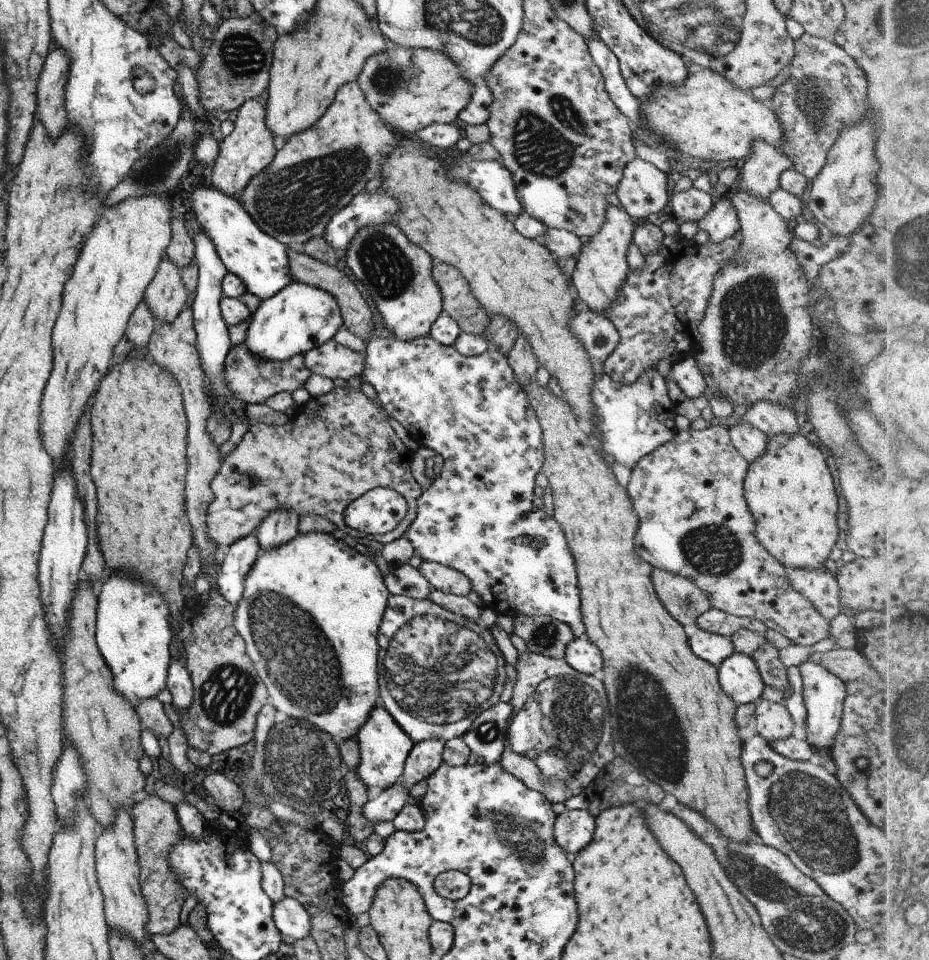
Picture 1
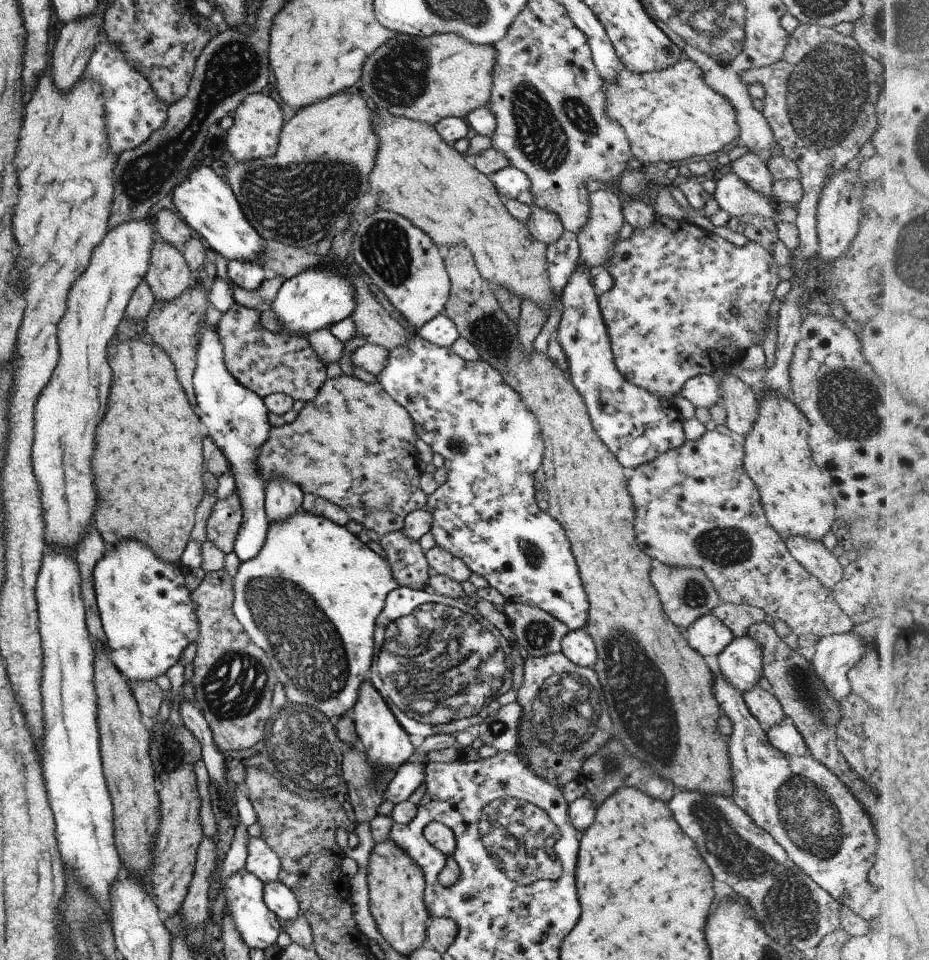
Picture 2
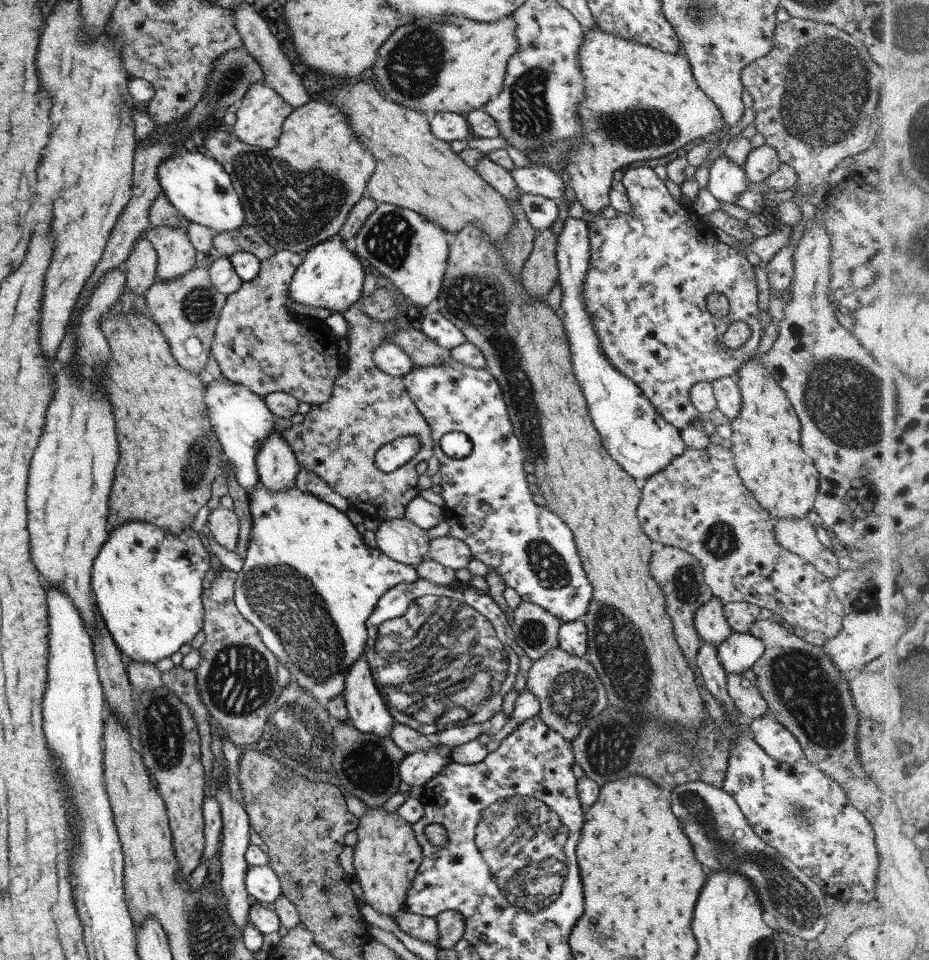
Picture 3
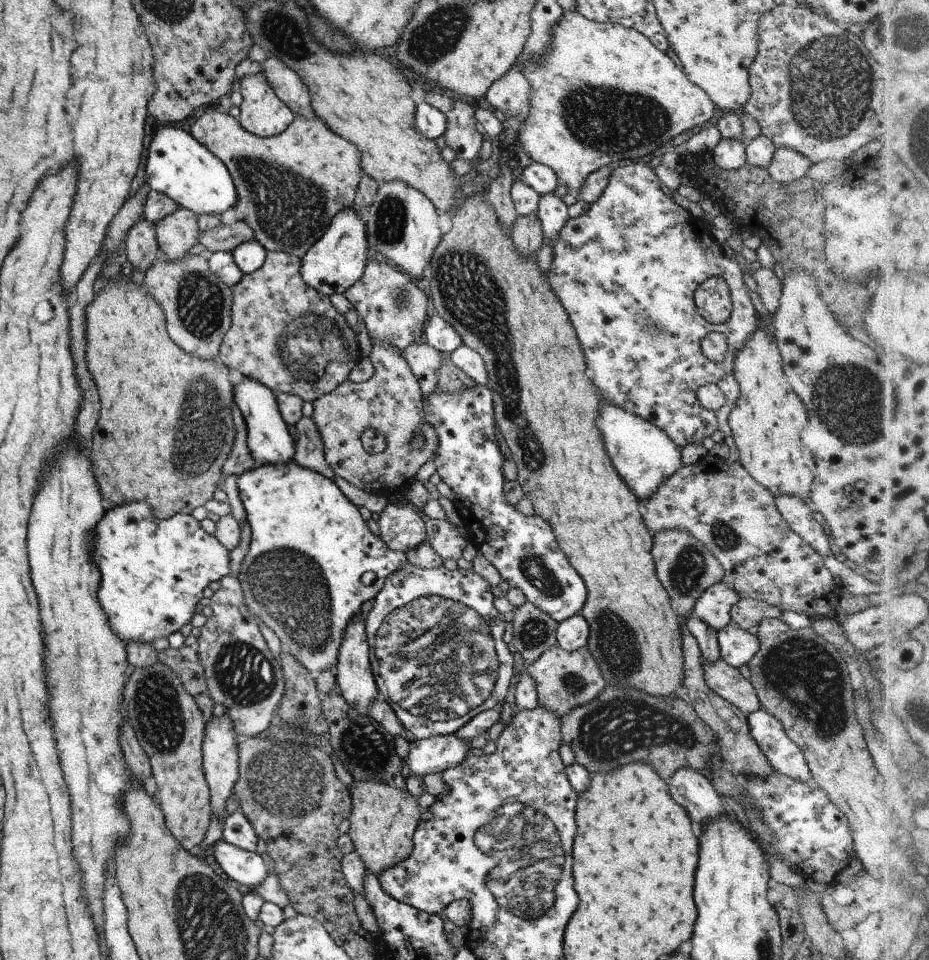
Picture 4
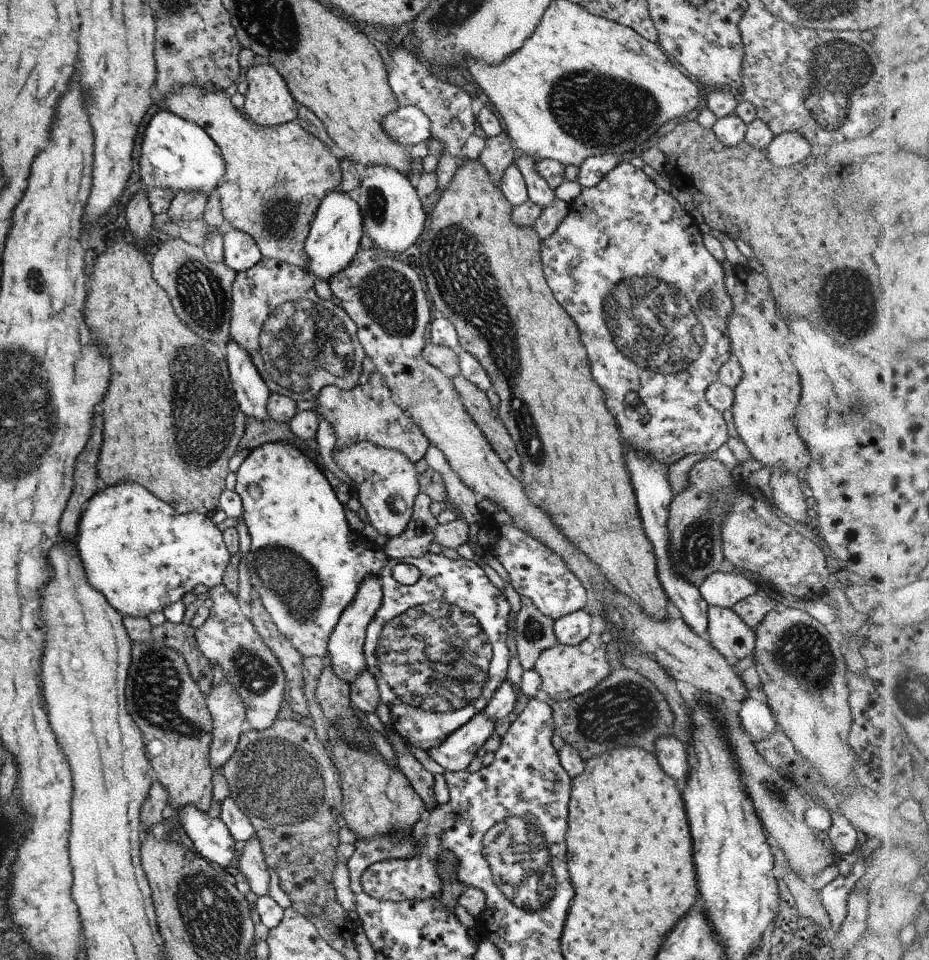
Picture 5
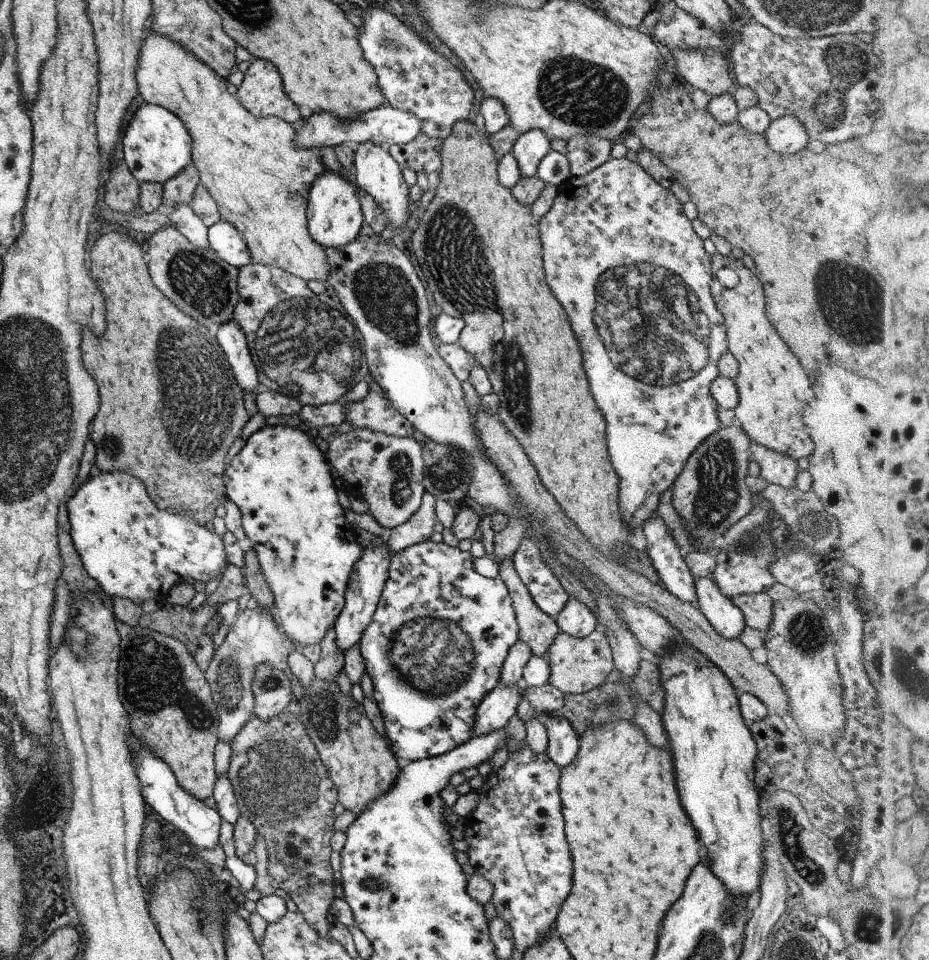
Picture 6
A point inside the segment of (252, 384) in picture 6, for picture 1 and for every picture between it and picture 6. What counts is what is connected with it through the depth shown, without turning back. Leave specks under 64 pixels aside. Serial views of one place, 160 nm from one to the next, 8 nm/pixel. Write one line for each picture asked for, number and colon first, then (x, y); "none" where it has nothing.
1: (280, 526)
2: (282, 499)
3: (276, 466)
4: (268, 441)
5: (250, 392)

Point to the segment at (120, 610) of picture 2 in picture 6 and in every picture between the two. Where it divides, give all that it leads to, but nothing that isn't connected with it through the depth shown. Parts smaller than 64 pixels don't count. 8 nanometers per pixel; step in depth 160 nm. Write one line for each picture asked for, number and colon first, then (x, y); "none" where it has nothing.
3: (146, 585)
4: (151, 571)
5: (139, 553)
6: (133, 550)

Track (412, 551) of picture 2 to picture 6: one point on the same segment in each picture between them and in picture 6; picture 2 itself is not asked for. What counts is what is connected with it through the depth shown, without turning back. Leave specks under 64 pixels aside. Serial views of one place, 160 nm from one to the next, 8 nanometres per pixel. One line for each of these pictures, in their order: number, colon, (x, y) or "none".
3: (402, 541)
4: (400, 527)
5: (385, 483)
6: (386, 470)

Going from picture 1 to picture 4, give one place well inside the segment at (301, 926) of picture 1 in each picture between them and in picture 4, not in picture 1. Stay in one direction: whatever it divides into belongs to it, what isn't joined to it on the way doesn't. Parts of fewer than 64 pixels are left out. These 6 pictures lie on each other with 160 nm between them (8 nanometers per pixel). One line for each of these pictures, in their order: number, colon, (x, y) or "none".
2: (277, 898)
3: (260, 882)
4: (245, 867)

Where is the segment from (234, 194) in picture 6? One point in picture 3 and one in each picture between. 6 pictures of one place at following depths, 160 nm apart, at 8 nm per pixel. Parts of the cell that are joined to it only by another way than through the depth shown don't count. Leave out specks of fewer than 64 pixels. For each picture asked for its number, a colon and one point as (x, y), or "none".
3: (296, 195)
4: (285, 217)
5: (272, 198)

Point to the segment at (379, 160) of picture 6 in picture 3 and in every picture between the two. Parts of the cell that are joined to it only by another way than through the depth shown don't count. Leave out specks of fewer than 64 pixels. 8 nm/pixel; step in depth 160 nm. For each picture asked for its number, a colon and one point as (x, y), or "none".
3: (410, 251)
4: (400, 224)
5: (393, 218)

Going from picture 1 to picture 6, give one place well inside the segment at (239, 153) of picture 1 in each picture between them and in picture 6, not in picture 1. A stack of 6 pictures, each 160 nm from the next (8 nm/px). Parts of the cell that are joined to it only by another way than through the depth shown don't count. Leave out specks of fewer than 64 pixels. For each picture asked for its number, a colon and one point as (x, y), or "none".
2: (257, 121)
3: (258, 120)
4: (262, 113)
5: (267, 102)
6: (260, 93)

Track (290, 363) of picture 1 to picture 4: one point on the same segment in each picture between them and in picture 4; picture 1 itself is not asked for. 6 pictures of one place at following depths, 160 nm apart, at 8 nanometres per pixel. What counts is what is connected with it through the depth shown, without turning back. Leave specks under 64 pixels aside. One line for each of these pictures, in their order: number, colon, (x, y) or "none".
2: (264, 362)
3: (257, 343)
4: (263, 301)

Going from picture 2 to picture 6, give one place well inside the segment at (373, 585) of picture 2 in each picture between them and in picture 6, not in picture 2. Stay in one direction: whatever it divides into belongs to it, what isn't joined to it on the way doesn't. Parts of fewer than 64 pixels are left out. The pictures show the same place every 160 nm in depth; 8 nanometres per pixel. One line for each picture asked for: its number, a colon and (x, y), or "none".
3: (307, 584)
4: (301, 575)
5: (304, 563)
6: (281, 483)

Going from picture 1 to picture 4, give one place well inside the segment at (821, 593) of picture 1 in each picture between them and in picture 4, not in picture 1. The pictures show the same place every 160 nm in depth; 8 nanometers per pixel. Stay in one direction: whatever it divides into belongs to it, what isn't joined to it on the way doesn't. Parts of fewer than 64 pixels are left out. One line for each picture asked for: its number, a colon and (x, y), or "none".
2: (816, 560)
3: (798, 536)
4: (799, 519)

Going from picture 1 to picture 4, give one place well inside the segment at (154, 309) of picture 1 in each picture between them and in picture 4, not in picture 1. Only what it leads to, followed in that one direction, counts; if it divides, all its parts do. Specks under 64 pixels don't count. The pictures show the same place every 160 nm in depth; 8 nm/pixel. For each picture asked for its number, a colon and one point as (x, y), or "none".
2: (167, 276)
3: (175, 256)
4: (175, 233)

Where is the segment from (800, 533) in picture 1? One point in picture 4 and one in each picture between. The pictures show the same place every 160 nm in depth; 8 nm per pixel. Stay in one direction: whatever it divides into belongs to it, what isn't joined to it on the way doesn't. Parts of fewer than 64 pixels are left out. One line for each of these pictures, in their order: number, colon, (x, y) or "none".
2: (795, 498)
3: (765, 434)
4: (766, 420)

